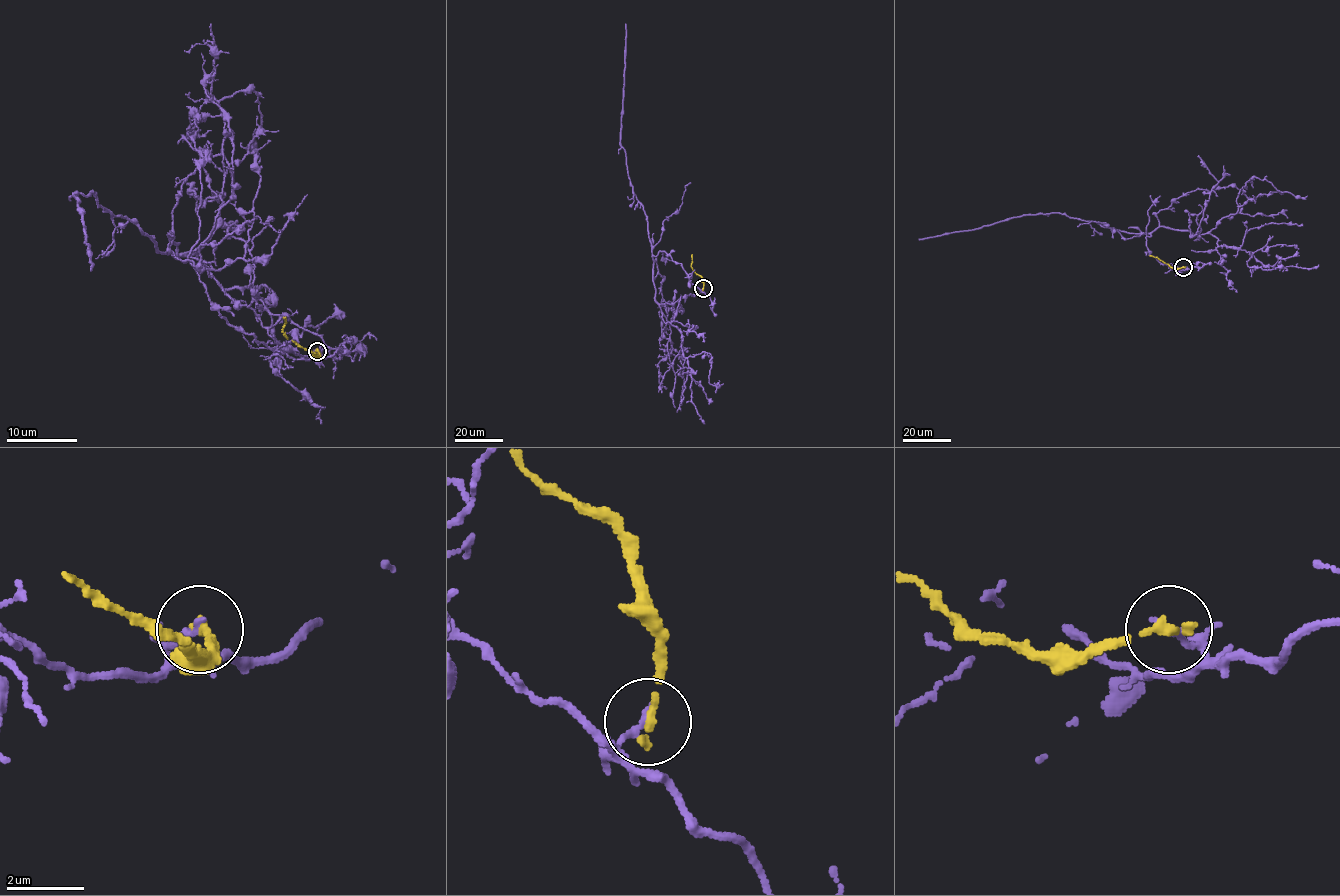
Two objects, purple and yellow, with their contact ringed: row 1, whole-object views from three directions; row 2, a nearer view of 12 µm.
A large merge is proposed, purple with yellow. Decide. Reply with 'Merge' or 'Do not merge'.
Do not merge

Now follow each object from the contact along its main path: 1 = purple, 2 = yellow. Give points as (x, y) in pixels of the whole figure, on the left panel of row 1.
1: (317, 350), (289, 357), (237, 331), (191, 265), (159, 252), (91, 192), (75, 196), (90, 270)
2: (317, 350), (317, 356), (282, 332), (285, 324), (283, 316)

